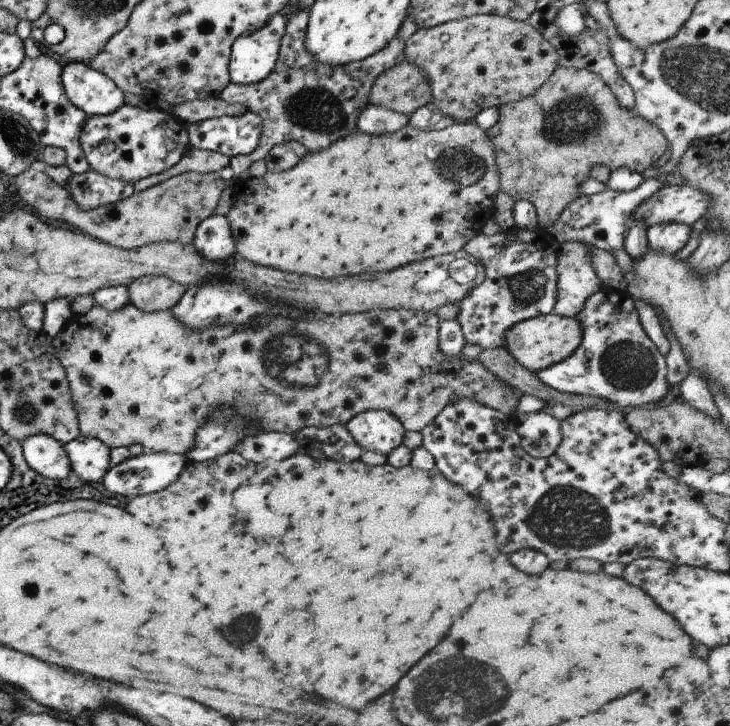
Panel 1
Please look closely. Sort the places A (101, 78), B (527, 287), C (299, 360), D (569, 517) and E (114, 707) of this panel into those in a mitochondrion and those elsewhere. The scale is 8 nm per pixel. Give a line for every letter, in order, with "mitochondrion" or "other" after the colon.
A: other
B: mitochondrion
C: mitochondrion
D: mitochondrion
E: other

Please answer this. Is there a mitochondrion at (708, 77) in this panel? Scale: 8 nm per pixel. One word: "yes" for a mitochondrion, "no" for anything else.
yes

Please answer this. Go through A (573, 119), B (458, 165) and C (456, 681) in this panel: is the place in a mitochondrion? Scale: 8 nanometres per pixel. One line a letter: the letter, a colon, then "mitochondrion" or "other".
A: mitochondrion
B: mitochondrion
C: mitochondrion

